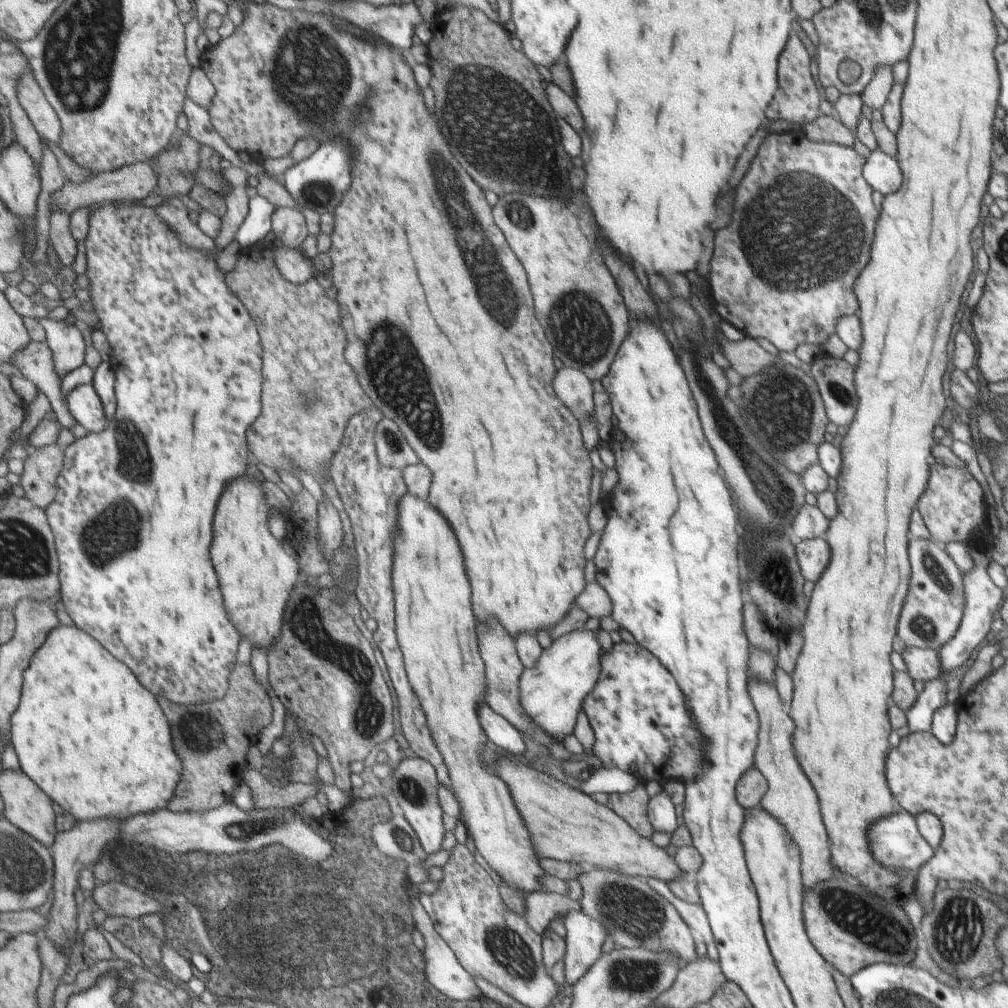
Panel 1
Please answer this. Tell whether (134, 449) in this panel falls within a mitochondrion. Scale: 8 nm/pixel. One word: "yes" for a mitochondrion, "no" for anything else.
yes

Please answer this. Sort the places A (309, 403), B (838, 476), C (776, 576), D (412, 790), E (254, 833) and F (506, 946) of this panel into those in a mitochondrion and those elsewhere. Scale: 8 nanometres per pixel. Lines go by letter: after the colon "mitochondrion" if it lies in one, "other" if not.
A: mitochondrion
B: other
C: mitochondrion
D: mitochondrion
E: mitochondrion
F: mitochondrion

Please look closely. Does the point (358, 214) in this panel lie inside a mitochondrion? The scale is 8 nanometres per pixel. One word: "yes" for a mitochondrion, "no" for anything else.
no

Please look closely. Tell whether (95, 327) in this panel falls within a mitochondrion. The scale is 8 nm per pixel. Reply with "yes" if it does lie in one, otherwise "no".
no

